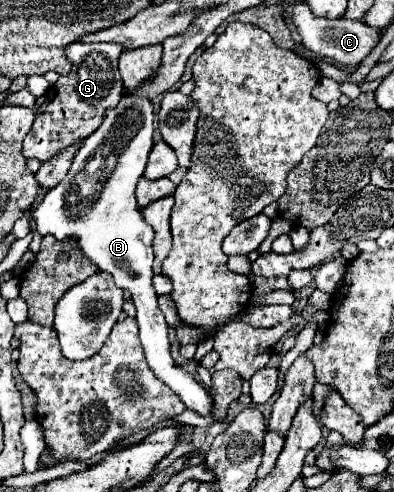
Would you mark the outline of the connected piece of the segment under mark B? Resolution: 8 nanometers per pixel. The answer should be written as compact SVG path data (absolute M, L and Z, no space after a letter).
M124 94L122 100L106 110L106 116L98 130L82 140L78 152L74 154L70 172L64 180L46 192L42 202L32 212L36 220L36 230L40 236L54 236L56 240L74 240L78 250L94 262L100 272L114 276L118 288L128 290L132 302L136 304L136 322L140 326L140 340L146 352L148 366L152 372L164 380L186 408L212 416L212 402L208 392L184 370L178 368L170 356L168 324L156 304L156 292L152 288L152 240L154 228L146 224L142 212L136 204L136 182L142 178L148 154L154 146L154 106L152 100L138 98L134 94Z

